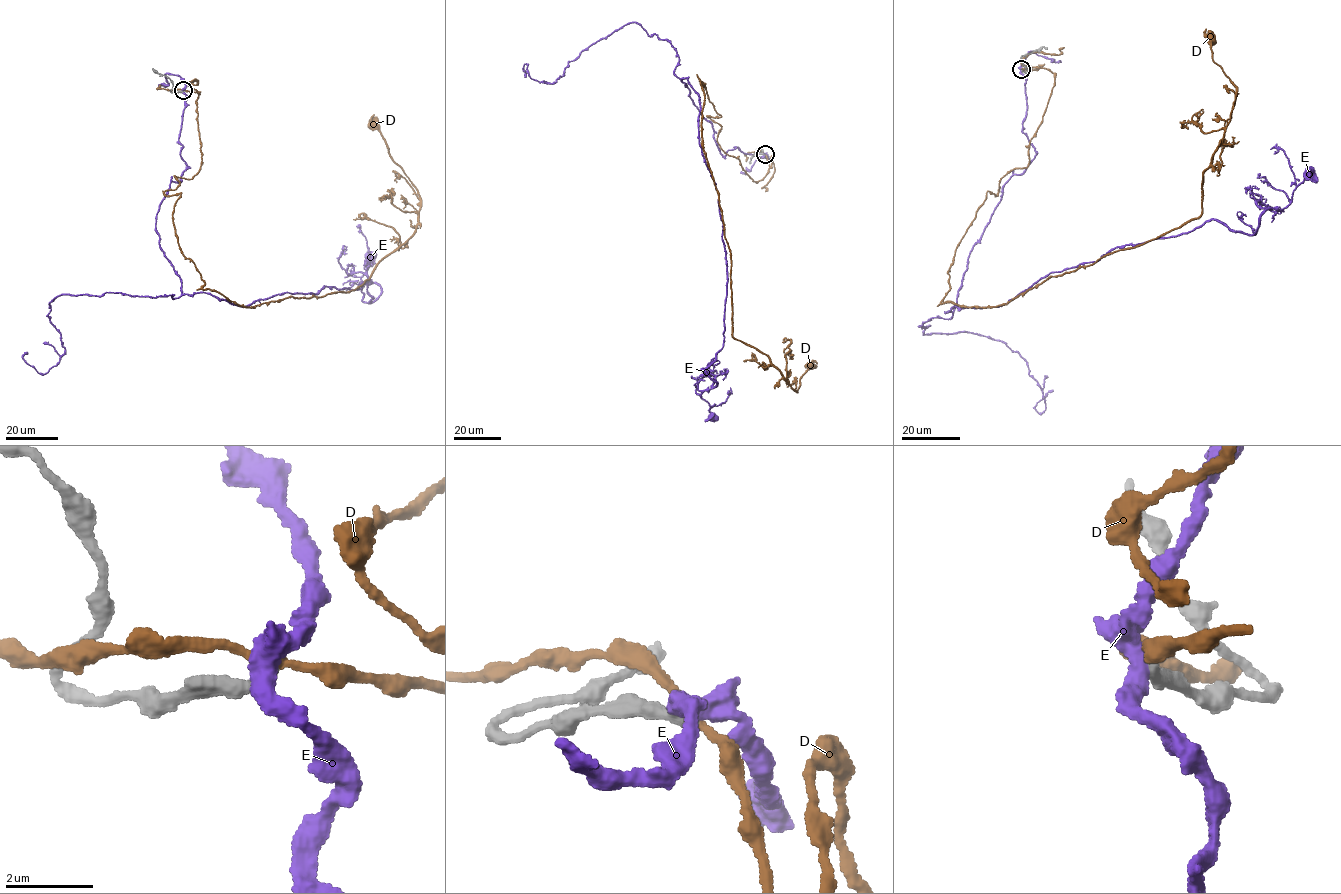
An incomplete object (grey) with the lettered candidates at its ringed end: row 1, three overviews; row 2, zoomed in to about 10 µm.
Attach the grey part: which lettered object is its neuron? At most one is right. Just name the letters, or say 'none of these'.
none of these

